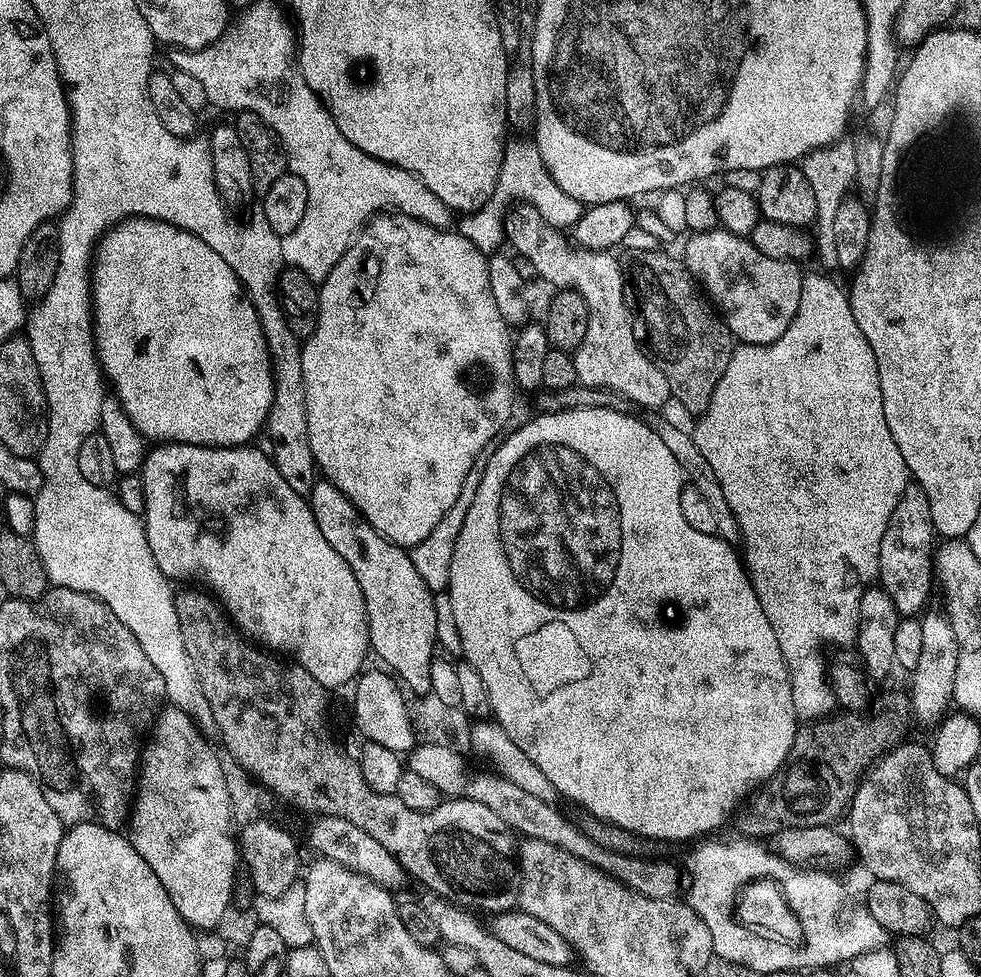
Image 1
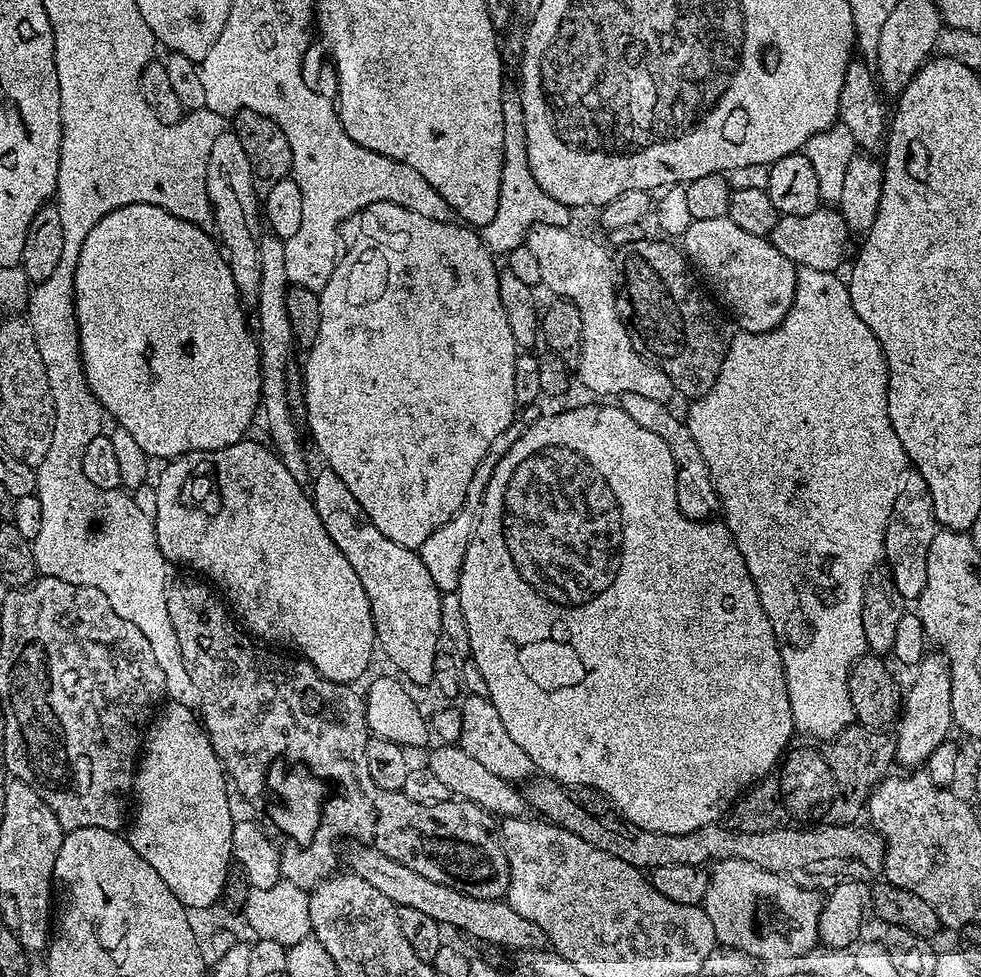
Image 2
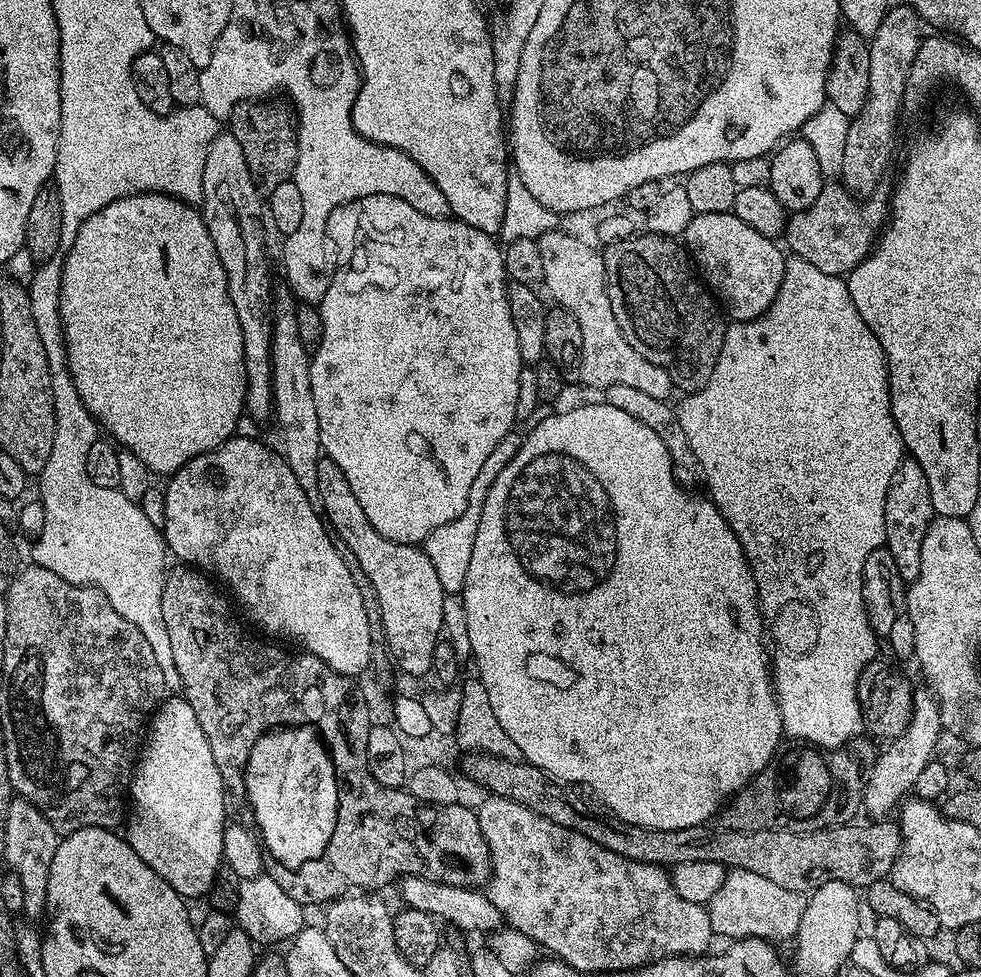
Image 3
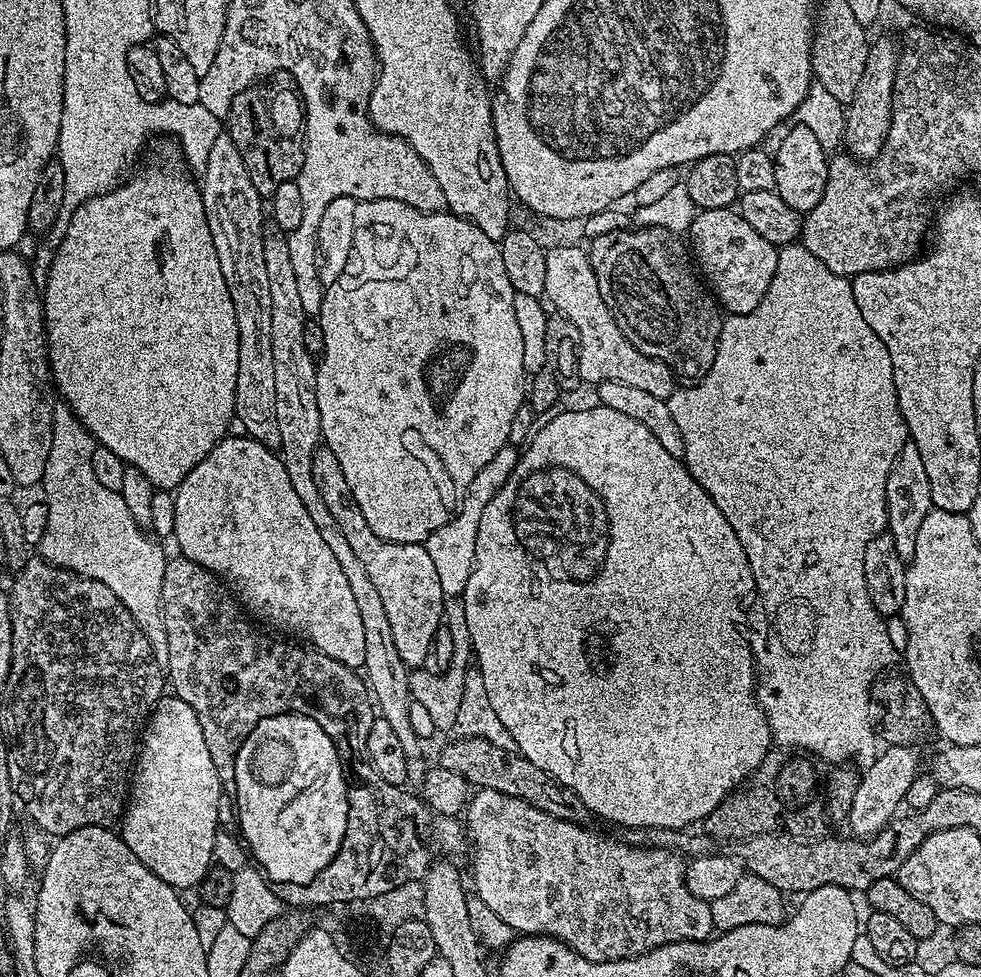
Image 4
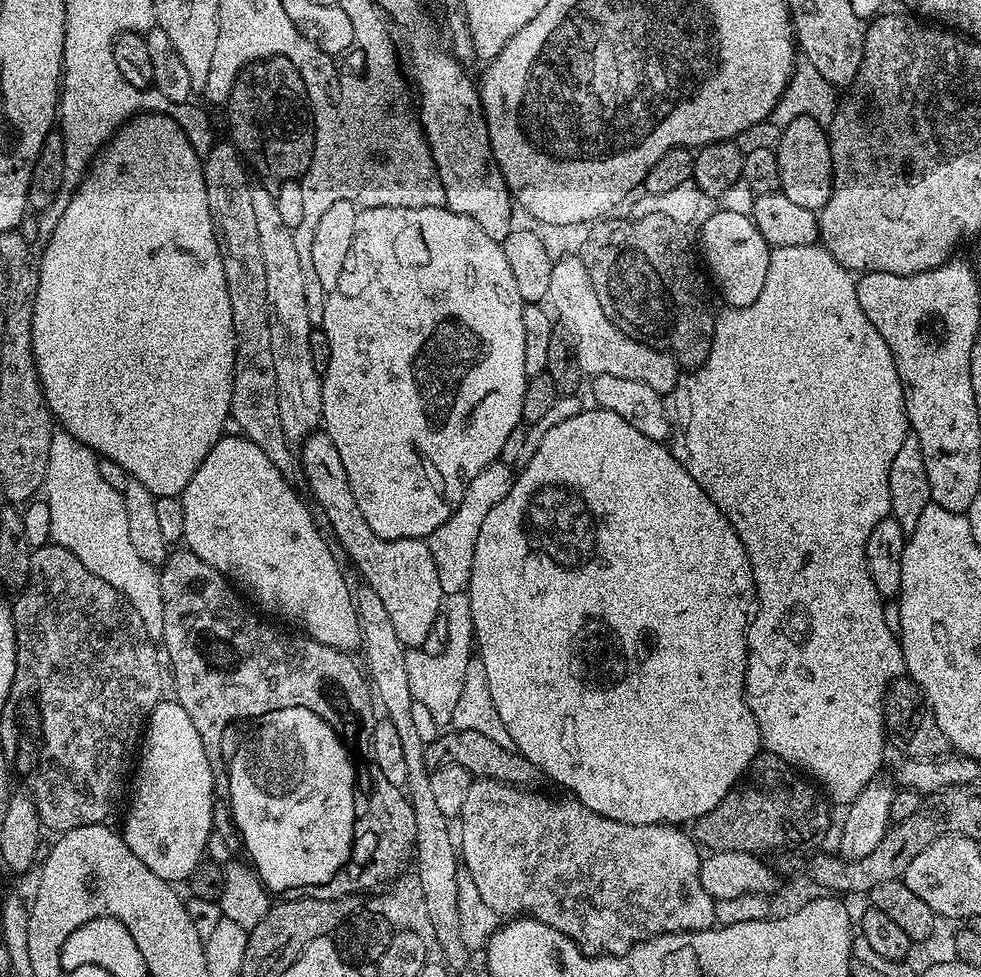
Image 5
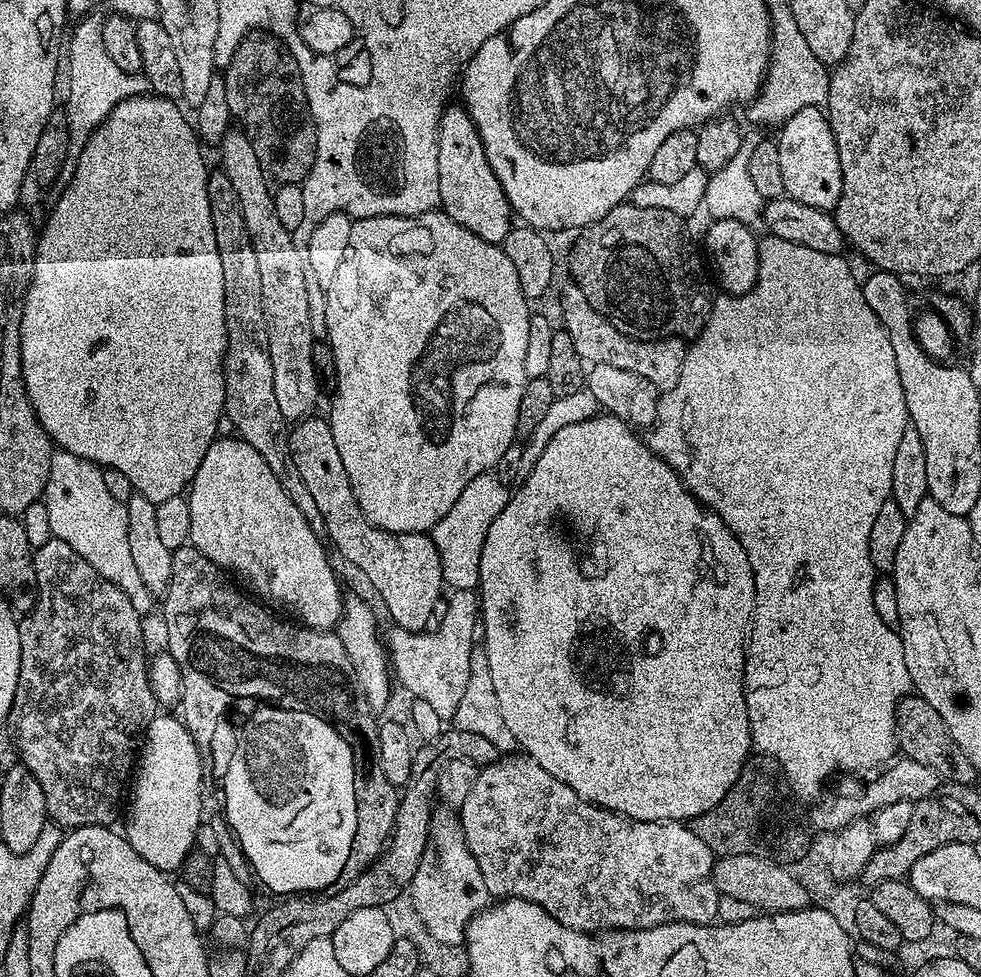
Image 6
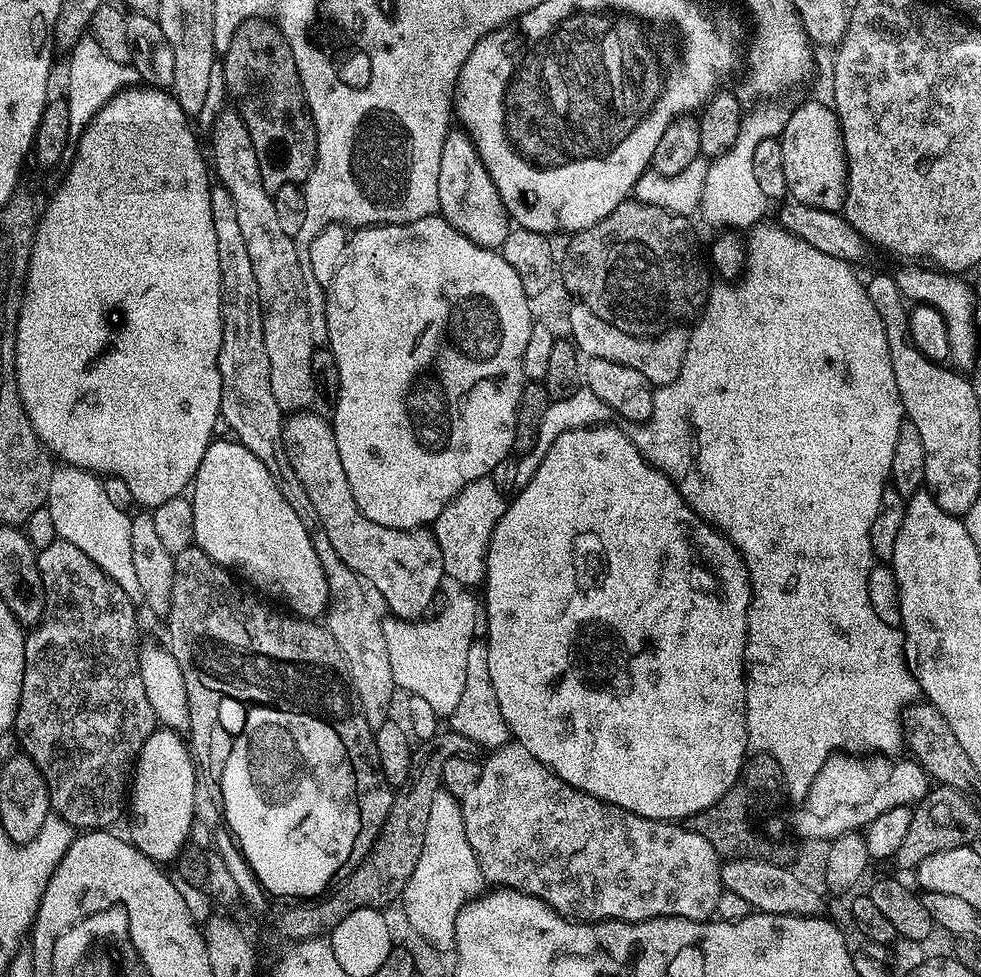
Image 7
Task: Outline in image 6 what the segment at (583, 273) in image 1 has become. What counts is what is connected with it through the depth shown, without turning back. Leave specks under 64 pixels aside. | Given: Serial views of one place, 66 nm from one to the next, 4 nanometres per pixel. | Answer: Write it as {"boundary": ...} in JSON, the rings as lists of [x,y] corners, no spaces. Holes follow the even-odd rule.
{"boundary":[[[569,283],[568,289],[560,296],[560,304],[564,307],[563,331],[570,334],[574,342],[574,350],[578,350],[585,365],[601,364],[602,366],[618,366],[621,370],[630,370],[646,378],[657,390],[667,390],[678,382],[678,374],[682,370],[682,362],[686,344],[680,338],[665,338],[663,340],[634,340],[622,334],[618,326],[611,324],[590,302],[586,302],[586,294],[578,285]]]}

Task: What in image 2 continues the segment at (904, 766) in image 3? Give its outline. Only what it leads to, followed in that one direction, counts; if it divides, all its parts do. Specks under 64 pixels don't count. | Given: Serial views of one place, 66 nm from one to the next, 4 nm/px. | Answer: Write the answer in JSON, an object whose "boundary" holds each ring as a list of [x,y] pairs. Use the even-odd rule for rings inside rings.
{"boundary":[[[929,651],[921,658],[919,664],[916,665],[914,673],[916,673],[916,677],[913,678],[912,685],[906,688],[906,691],[903,693],[902,711],[899,713],[898,723],[894,728],[894,735],[896,737],[896,756],[894,760],[897,765],[905,764],[908,767],[905,769],[908,770],[915,769],[912,768],[915,764],[923,765],[927,762],[930,754],[934,754],[934,750],[938,750],[938,746],[949,739],[948,731],[953,731],[954,728],[952,707],[950,706],[952,679],[948,669],[948,659],[939,651]]]}

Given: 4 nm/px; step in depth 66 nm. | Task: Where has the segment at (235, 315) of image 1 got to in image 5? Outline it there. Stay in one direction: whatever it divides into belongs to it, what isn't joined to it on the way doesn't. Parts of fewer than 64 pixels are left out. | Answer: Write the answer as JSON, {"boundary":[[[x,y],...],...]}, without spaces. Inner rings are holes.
{"boundary":[[[153,110],[153,111],[150,111],[150,112],[146,112],[146,113],[143,113],[143,114],[137,114],[137,115],[135,115],[135,116],[133,116],[133,117],[132,117],[132,119],[131,119],[131,120],[129,120],[129,121],[128,121],[128,123],[127,123],[127,124],[124,124],[124,125],[122,125],[122,126],[121,126],[121,128],[120,128],[120,129],[118,129],[118,130],[117,130],[117,131],[116,131],[116,134],[115,134],[115,136],[113,136],[113,137],[112,137],[112,139],[111,139],[111,140],[109,140],[109,141],[108,141],[108,143],[107,143],[107,144],[105,144],[105,145],[104,145],[104,147],[103,147],[103,149],[102,149],[102,151],[101,151],[101,152],[100,152],[100,153],[99,153],[99,155],[97,155],[97,157],[96,157],[96,159],[95,159],[95,160],[93,160],[93,161],[92,161],[92,163],[91,163],[91,165],[90,165],[90,170],[89,170],[89,171],[87,171],[87,172],[85,172],[85,173],[84,173],[84,178],[83,178],[83,180],[81,180],[81,181],[80,181],[80,183],[79,183],[79,184],[77,184],[77,185],[75,185],[75,188],[74,188],[74,191],[73,191],[73,192],[76,192],[76,193],[74,193],[74,194],[73,194],[73,196],[72,196],[72,197],[70,197],[70,198],[69,198],[69,200],[68,200],[68,205],[66,205],[66,206],[65,206],[65,208],[64,208],[64,213],[62,213],[62,214],[61,214],[61,216],[60,216],[60,217],[58,217],[58,218],[57,218],[57,220],[56,220],[56,225],[54,225],[54,226],[53,226],[53,228],[52,228],[52,237],[50,237],[50,238],[49,238],[49,240],[48,240],[48,245],[46,245],[46,246],[45,246],[45,248],[44,248],[44,253],[42,253],[42,254],[41,254],[41,256],[40,256],[40,253],[39,253],[39,256],[38,256],[38,286],[37,286],[37,287],[36,287],[36,297],[35,297],[35,298],[34,298],[34,302],[33,302],[33,303],[32,303],[32,357],[33,357],[33,358],[34,358],[34,362],[35,362],[35,363],[36,363],[36,373],[37,373],[37,374],[38,374],[38,378],[39,378],[39,379],[40,379],[40,389],[41,389],[41,390],[42,390],[42,394],[43,394],[43,395],[44,395],[44,403],[45,403],[45,404],[47,404],[47,405],[48,405],[48,410],[49,410],[49,412],[51,412],[51,413],[52,413],[52,415],[53,415],[53,417],[54,417],[54,420],[55,420],[55,423],[56,423],[56,424],[57,424],[57,425],[59,425],[59,427],[60,427],[60,428],[61,428],[61,429],[63,429],[63,431],[66,431],[66,432],[69,432],[69,434],[70,434],[70,435],[72,435],[72,436],[73,436],[73,437],[74,437],[74,438],[78,438],[78,442],[82,442],[82,443],[83,443],[83,444],[85,444],[85,445],[86,445],[86,446],[90,446],[90,450],[91,450],[91,451],[92,451],[92,452],[95,452],[95,453],[96,453],[96,455],[97,455],[97,456],[99,456],[99,457],[104,457],[104,458],[106,458],[106,459],[112,459],[112,460],[113,460],[113,461],[114,461],[114,462],[116,462],[116,463],[117,463],[117,464],[118,464],[118,465],[120,465],[120,466],[122,466],[122,469],[123,469],[123,470],[125,470],[125,471],[126,471],[126,472],[128,472],[128,475],[129,475],[129,477],[131,477],[131,479],[133,479],[133,480],[137,480],[137,481],[138,481],[138,482],[142,482],[142,486],[146,486],[146,490],[150,490],[150,494],[151,494],[151,495],[152,495],[152,496],[155,496],[155,497],[157,497],[157,498],[159,498],[159,497],[162,497],[162,496],[180,496],[180,495],[181,495],[181,493],[183,493],[183,490],[184,490],[184,488],[185,488],[185,486],[186,486],[186,485],[187,485],[187,484],[188,484],[188,483],[189,483],[189,482],[190,482],[190,478],[194,478],[194,470],[198,470],[198,466],[202,466],[202,462],[203,462],[203,461],[204,461],[204,459],[205,459],[205,458],[206,458],[206,454],[210,454],[210,450],[211,450],[211,449],[212,449],[212,447],[214,447],[214,445],[216,445],[216,444],[217,444],[217,442],[218,442],[218,441],[220,441],[220,438],[221,438],[221,436],[223,436],[223,430],[222,430],[222,422],[224,422],[224,421],[225,421],[225,419],[226,419],[226,417],[227,417],[227,416],[228,416],[228,415],[230,415],[230,413],[231,413],[231,411],[232,411],[232,379],[233,379],[233,378],[234,378],[234,362],[235,362],[235,361],[236,361],[236,335],[235,335],[235,334],[234,334],[234,318],[233,318],[233,317],[232,317],[232,315],[231,315],[231,314],[230,314],[230,290],[226,290],[226,274],[225,274],[225,273],[224,273],[224,271],[223,271],[223,270],[222,270],[222,254],[221,254],[221,253],[220,253],[220,251],[219,251],[219,250],[218,250],[218,238],[217,238],[217,237],[216,237],[216,235],[215,235],[215,234],[214,234],[214,222],[213,222],[213,221],[212,221],[212,219],[211,219],[211,218],[210,218],[210,202],[206,202],[206,182],[205,182],[205,181],[204,181],[204,165],[203,165],[203,163],[202,163],[202,156],[201,156],[201,153],[199,153],[199,152],[196,152],[196,151],[195,151],[195,150],[194,150],[194,146],[193,146],[193,145],[192,145],[192,143],[191,143],[191,142],[190,142],[190,138],[189,138],[189,137],[188,137],[188,136],[187,136],[187,134],[186,134],[186,133],[185,133],[185,132],[184,132],[184,128],[183,128],[183,127],[182,127],[182,126],[181,126],[181,125],[180,125],[180,123],[179,123],[179,122],[178,122],[178,121],[176,121],[176,119],[175,119],[175,118],[174,118],[174,117],[172,117],[172,116],[169,116],[169,115],[168,115],[168,113],[166,113],[166,112],[157,112],[157,111],[155,111],[155,110]]]}

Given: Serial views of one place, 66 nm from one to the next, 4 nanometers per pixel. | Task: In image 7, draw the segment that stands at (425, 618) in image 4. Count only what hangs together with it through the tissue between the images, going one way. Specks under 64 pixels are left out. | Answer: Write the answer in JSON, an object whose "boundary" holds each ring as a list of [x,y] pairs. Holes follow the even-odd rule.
{"boundary":[[[312,410],[293,412],[284,420],[284,449],[290,458],[290,466],[294,474],[306,486],[306,494],[310,494],[310,502],[318,510],[322,518],[322,526],[326,526],[326,538],[338,550],[338,558],[350,566],[365,585],[377,588],[384,595],[393,617],[403,620],[418,620],[432,604],[440,583],[445,583],[444,559],[442,550],[435,535],[427,527],[415,530],[403,528],[387,528],[378,526],[378,522],[370,522],[362,510],[358,510],[358,502],[354,502],[354,494],[350,490],[350,482],[346,478],[346,470],[342,470],[342,454],[338,454],[338,442],[332,433],[332,425],[327,419],[315,416]]]}

